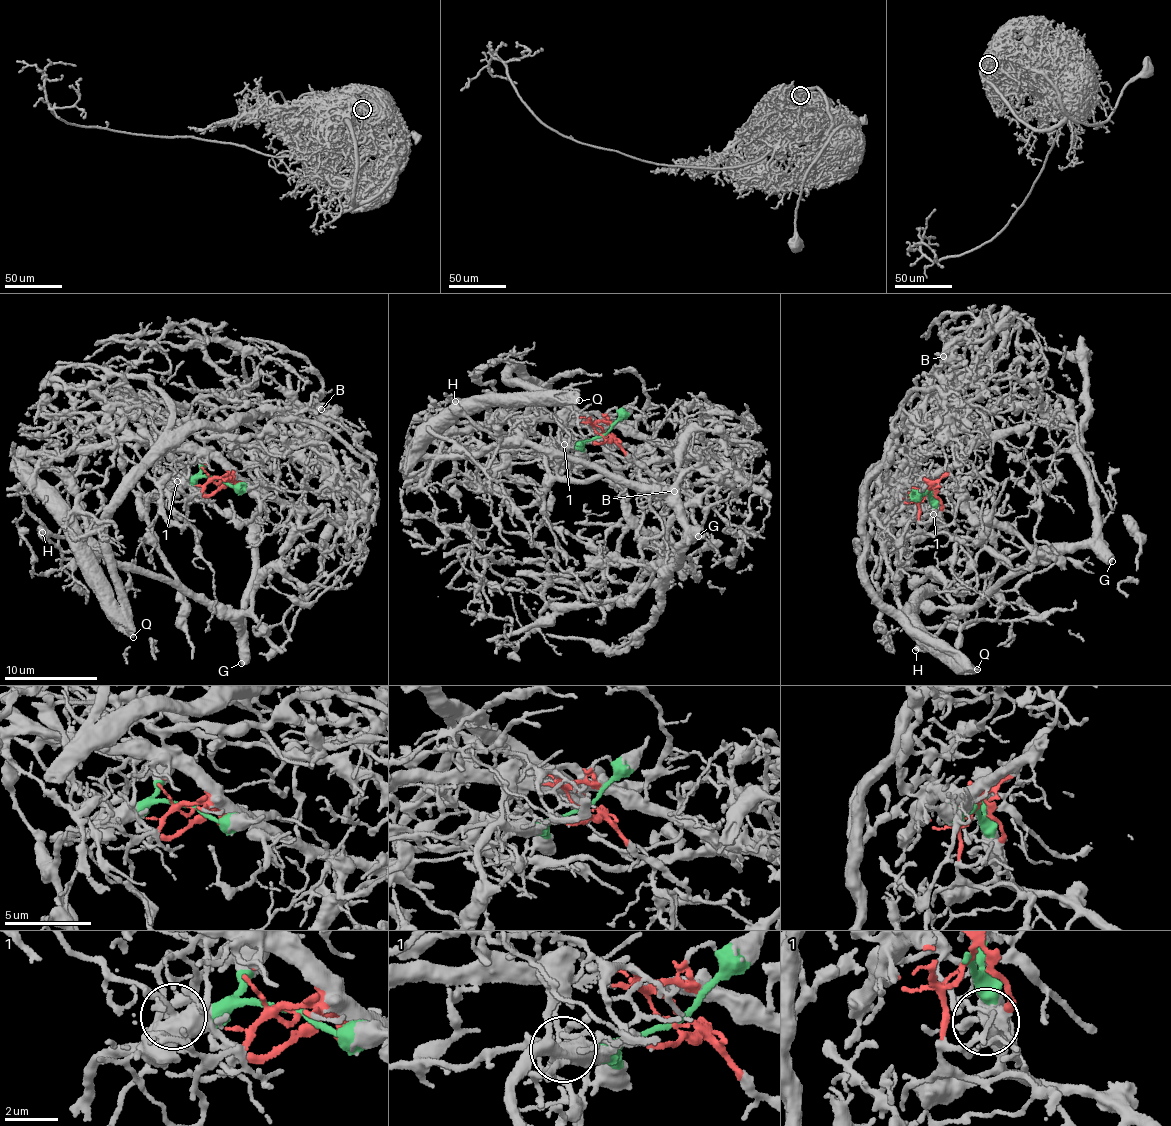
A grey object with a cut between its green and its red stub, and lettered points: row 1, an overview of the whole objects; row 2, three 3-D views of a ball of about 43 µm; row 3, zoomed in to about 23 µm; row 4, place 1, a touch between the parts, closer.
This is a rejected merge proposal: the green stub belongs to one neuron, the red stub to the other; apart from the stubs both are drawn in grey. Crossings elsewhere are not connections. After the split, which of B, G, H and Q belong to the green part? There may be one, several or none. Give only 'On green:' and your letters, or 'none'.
On green: G, H

